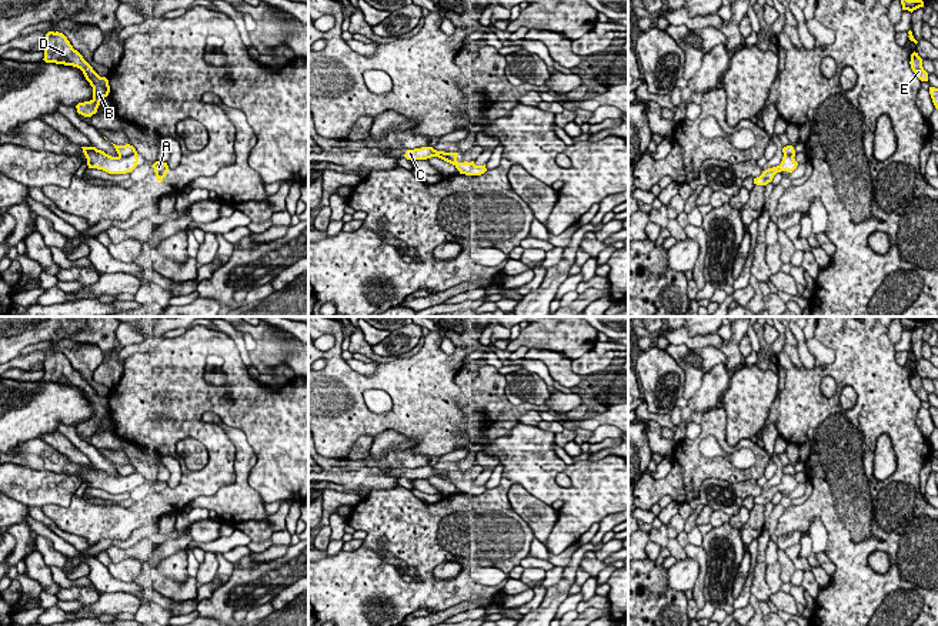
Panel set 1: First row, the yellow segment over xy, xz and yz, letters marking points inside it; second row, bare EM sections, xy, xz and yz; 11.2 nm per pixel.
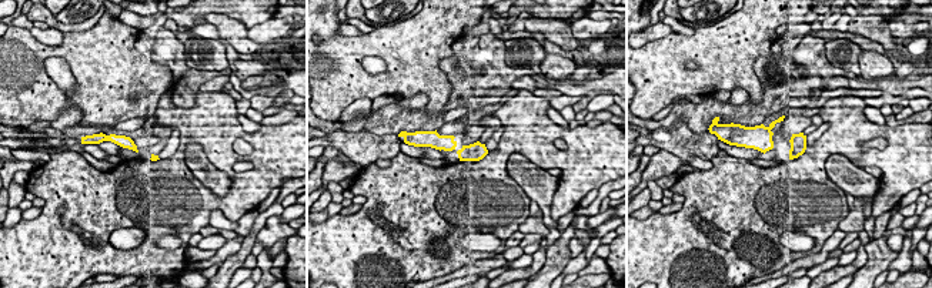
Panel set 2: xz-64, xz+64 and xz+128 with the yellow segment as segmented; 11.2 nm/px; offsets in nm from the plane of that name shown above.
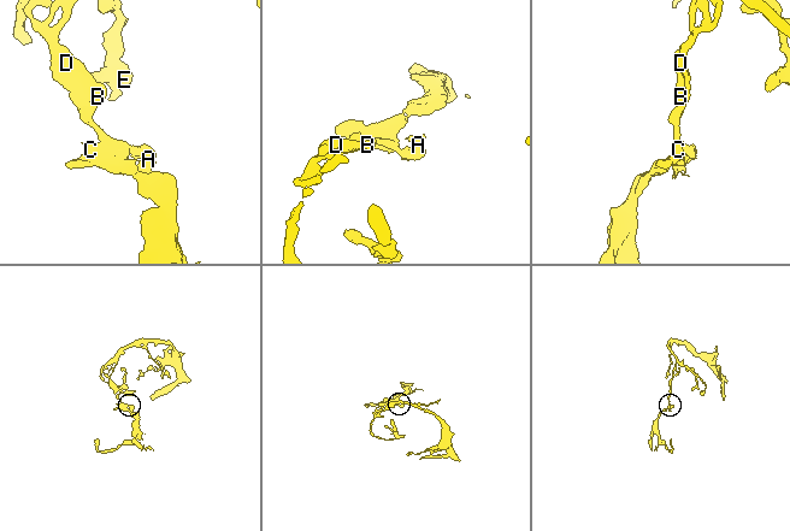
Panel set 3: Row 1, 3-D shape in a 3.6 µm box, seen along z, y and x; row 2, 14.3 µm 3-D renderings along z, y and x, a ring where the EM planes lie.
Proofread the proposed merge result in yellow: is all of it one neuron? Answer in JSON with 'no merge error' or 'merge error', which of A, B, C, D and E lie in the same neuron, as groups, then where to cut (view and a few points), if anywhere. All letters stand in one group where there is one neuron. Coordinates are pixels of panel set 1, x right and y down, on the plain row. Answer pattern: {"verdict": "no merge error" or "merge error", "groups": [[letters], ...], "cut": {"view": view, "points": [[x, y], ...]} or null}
{"verdict": "merge error", "groups": [["A", "B", "D", "E"], ["C"]], "cut": {"view": "xy", "points": [[136, 472], [119, 476]]}}

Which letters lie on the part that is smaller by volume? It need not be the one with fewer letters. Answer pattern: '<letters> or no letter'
C

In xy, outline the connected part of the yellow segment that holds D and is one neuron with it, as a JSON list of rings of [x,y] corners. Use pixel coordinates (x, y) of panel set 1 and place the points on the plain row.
[[[49,351],[43,364],[44,381],[64,385],[73,385],[83,391],[86,399],[93,406],[93,418],[90,421],[79,422],[77,432],[84,436],[91,436],[97,432],[100,421],[109,415],[110,405],[106,396],[100,396],[93,386],[83,378],[83,375],[73,368],[63,352]]]

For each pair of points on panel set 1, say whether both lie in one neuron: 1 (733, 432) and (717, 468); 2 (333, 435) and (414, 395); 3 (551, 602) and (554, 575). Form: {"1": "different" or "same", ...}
{"1": "different", "2": "same", "3": "different"}

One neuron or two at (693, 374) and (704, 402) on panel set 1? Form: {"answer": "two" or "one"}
{"answer": "two"}

